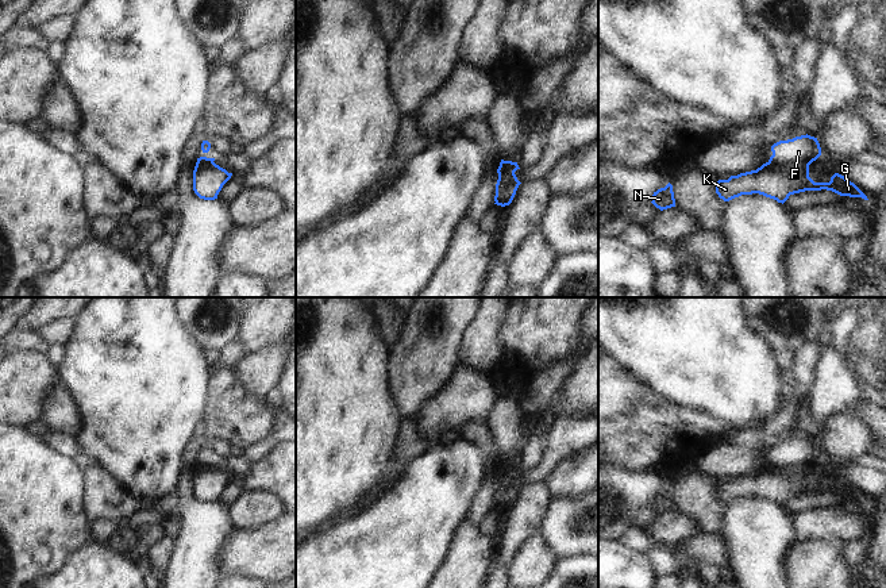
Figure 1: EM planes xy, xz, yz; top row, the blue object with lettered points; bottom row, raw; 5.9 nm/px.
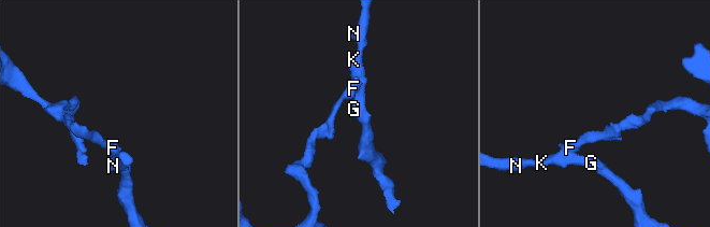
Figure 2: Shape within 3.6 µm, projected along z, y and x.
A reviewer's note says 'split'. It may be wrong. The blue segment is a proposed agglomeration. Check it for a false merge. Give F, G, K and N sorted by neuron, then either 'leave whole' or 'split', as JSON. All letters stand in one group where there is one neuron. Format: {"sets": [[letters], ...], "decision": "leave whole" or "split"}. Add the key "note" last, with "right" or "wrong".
{"sets": [["F"], ["G", "K", "N"]], "decision": "split", "note": "right"}

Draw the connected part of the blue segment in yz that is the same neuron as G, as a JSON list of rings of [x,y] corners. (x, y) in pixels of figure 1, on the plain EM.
[[[766,465],[756,473],[731,479],[728,483],[719,483],[716,488],[716,496],[724,504],[741,497],[759,496],[782,507],[790,497],[821,492],[832,493],[840,499],[868,503],[854,485],[839,476],[835,476],[829,485],[814,485],[809,480],[809,468],[775,470],[770,465]]]

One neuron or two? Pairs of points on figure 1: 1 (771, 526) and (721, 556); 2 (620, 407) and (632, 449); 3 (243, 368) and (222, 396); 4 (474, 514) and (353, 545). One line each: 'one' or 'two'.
1: two
2: one
3: two
4: two

